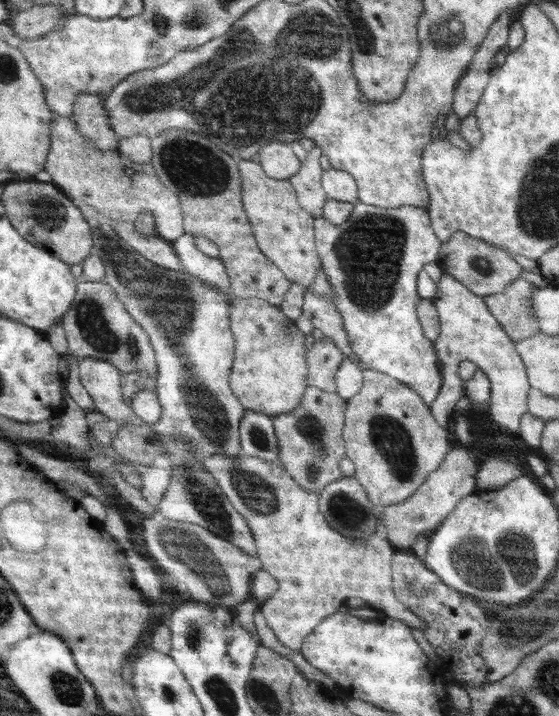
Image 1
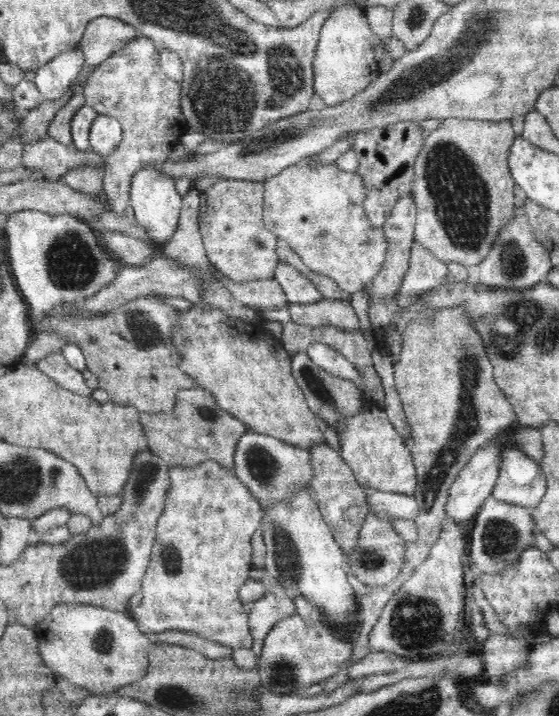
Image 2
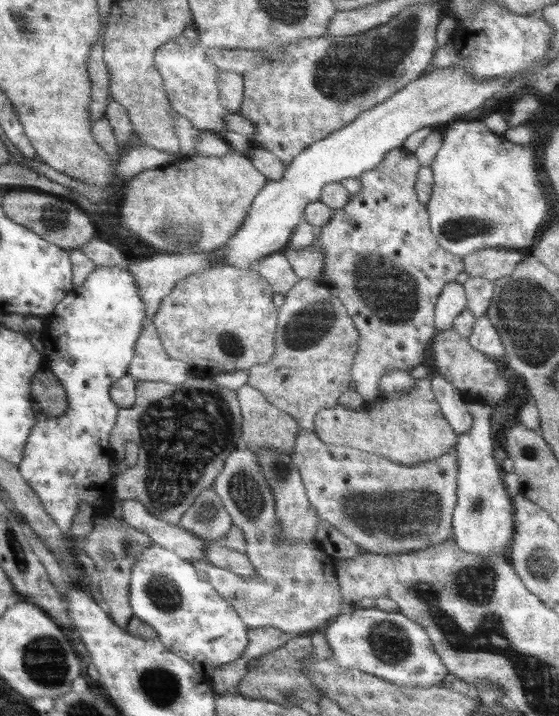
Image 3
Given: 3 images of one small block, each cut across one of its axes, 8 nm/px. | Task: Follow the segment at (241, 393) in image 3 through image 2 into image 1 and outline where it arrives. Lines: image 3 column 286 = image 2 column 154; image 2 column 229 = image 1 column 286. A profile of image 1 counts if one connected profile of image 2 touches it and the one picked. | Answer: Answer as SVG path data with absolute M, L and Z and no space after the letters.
M308 385L296 409L272 417L278 440L279 465L308 492L321 492L330 482L342 478L339 461L346 456L343 428L347 401L336 393Z

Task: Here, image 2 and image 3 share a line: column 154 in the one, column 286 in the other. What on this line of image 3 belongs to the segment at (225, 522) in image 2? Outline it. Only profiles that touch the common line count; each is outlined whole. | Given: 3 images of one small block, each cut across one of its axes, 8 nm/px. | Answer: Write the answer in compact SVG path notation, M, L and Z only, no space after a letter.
M248 448L245 450L236 449L231 452L226 457L223 470L214 480L212 487L228 511L231 522L242 531L242 535L246 539L246 555L255 568L255 575L241 577L234 573L223 572L217 566L210 565L202 559L192 559L189 562L196 570L206 572L209 578L208 582L218 591L218 595L222 599L225 599L230 606L236 609L247 627L273 626L292 637L307 635L318 628L325 628L338 615L346 612L351 605L344 602L344 598L340 594L334 559L322 551L314 539L287 543L274 536L274 529L279 521L275 513L274 498L268 490L268 484L260 472L256 460L257 456Z

